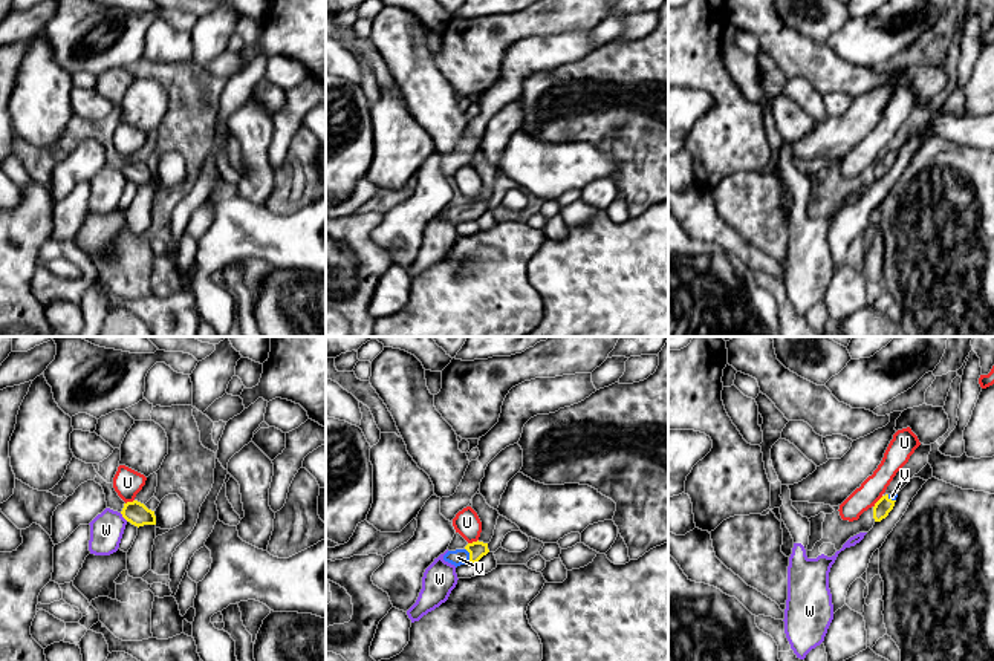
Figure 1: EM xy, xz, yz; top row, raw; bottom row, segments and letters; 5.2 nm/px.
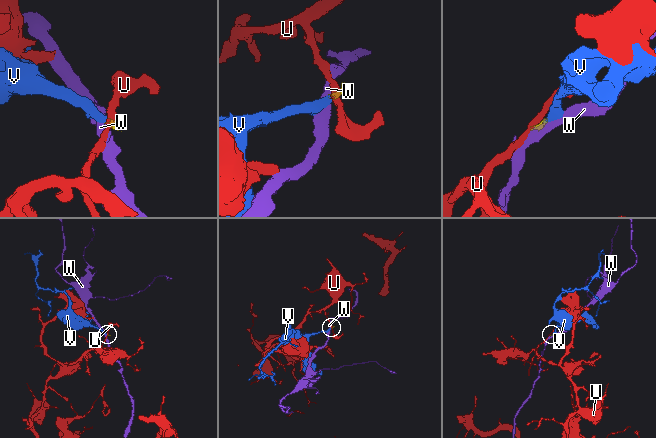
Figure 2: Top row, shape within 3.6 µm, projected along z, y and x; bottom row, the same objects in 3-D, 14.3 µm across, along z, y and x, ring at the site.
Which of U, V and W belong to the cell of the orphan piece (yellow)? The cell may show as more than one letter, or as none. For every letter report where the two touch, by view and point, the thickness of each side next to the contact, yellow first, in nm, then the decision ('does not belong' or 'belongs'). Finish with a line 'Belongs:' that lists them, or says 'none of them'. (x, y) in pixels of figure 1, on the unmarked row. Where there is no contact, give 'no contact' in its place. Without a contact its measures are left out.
U: yz (877, 159) | 90/120 nm | does not belong
V: xz (470, 211) | 90/90 nm | belongs
W: xy (124, 175) | 120/180 nm | does not belong
Belongs: V

